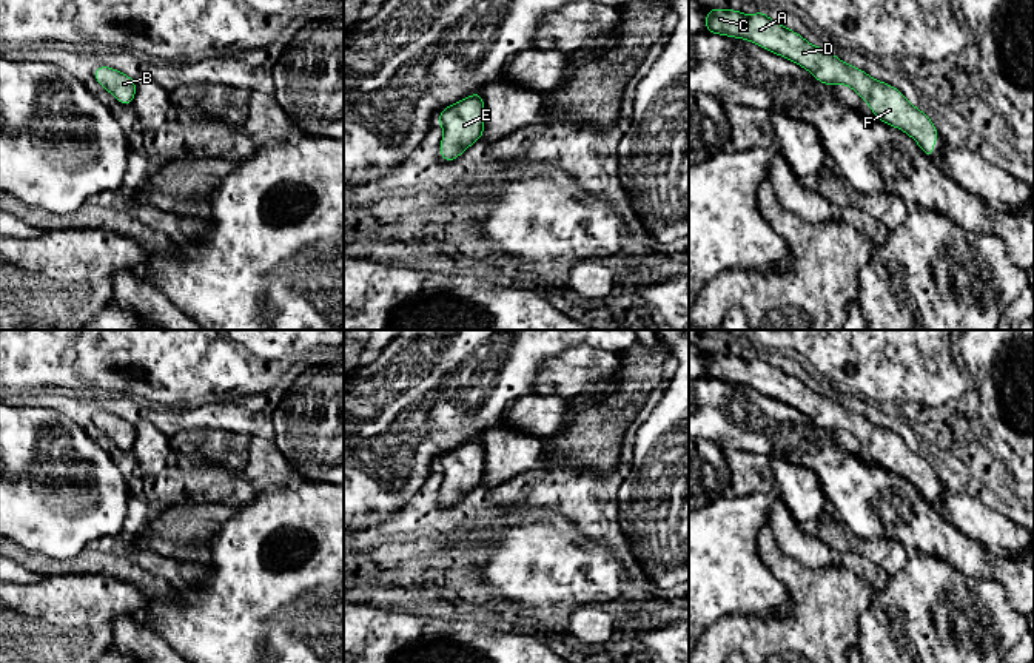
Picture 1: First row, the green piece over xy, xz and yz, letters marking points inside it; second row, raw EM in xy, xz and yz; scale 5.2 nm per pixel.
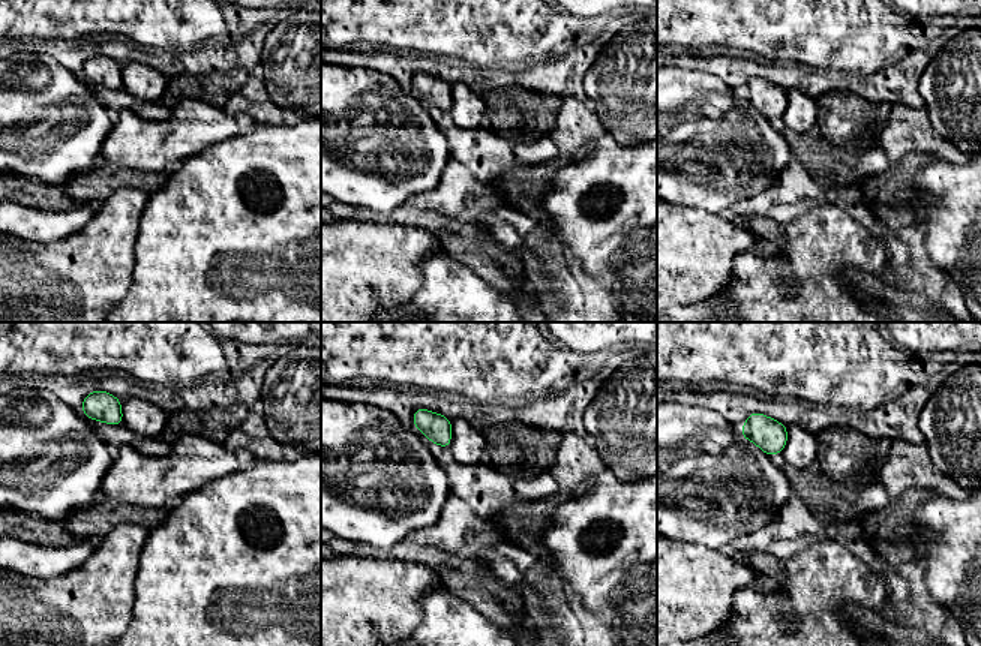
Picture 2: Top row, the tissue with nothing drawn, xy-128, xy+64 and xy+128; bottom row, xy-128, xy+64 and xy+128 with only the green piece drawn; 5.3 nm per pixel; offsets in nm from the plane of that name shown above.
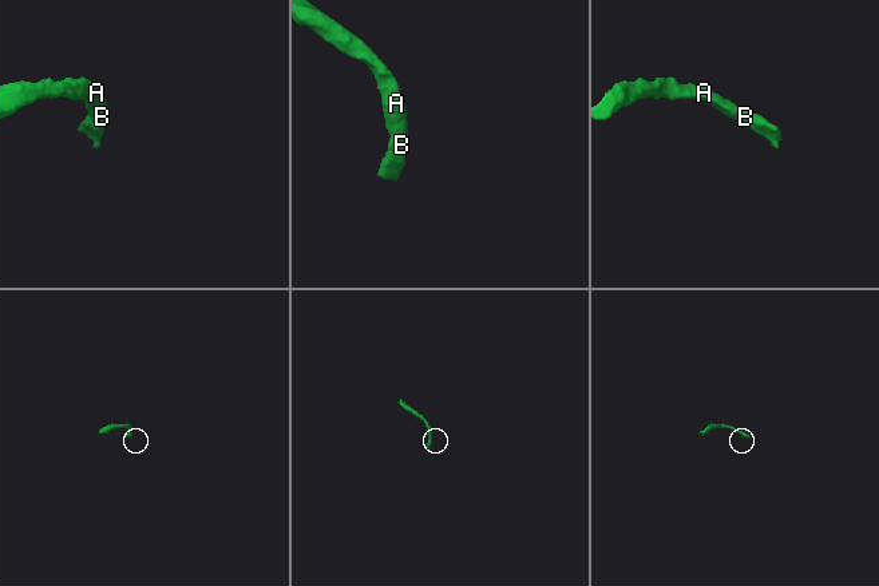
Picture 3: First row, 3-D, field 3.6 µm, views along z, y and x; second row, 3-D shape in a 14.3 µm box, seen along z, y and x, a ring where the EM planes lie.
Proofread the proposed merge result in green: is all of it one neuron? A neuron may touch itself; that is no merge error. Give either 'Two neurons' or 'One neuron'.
One neuron

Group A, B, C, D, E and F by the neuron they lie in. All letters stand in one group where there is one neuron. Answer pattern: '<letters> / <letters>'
A B C D E F

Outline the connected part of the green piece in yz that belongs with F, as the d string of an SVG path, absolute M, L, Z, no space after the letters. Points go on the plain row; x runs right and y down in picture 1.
M709 353L706 378L754 387L803 412L828 432L838 429L851 432L861 446L868 447L877 464L909 480L923 500L934 504L934 486L942 484L942 481L931 464L911 450L901 436L872 424L857 412L844 409L821 392L811 390L800 379L774 367L764 358L757 356L754 361L746 361L735 355Z

